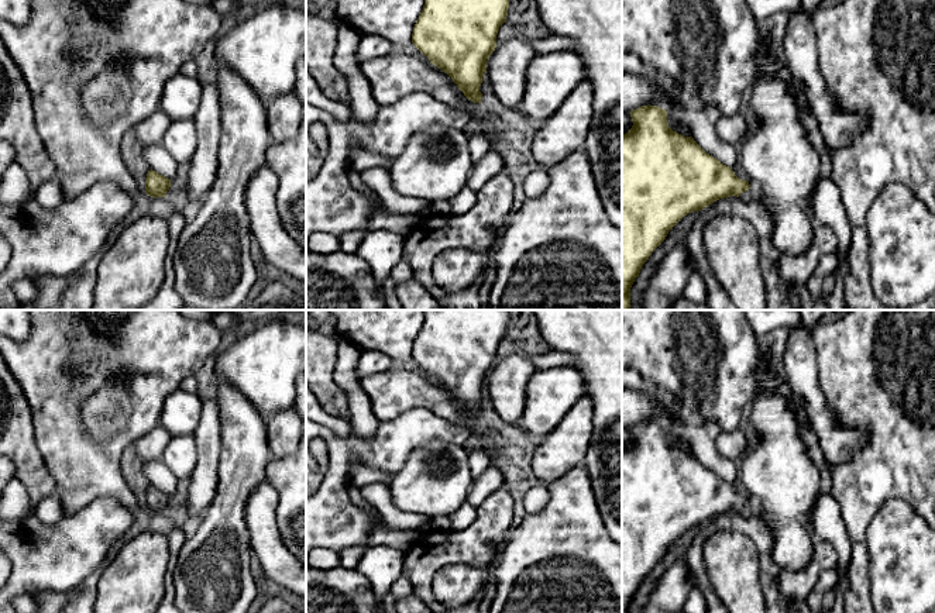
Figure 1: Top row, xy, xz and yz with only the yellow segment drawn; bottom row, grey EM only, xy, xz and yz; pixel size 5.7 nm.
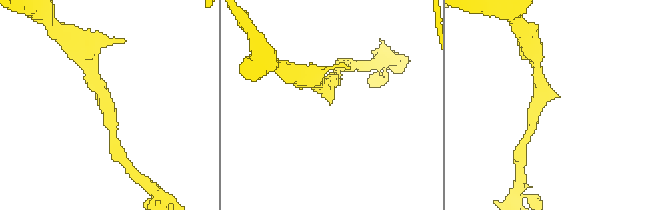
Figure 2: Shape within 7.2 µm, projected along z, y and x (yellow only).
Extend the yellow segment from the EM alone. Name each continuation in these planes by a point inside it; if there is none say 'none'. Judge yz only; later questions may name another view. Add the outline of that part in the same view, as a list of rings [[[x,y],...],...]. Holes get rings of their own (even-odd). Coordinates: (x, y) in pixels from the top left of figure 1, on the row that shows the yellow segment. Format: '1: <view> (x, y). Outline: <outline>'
1: yz (746, 196). Outline: [[[750,187],[749,190],[740,193],[739,199],[743,200],[745,203],[749,203],[753,200],[754,196],[756,196],[756,192],[754,189]]]

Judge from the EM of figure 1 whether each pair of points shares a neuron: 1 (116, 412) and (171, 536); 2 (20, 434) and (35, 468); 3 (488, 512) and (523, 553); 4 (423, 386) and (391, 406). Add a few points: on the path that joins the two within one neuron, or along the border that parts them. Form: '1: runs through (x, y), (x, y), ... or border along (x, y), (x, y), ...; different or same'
1: runs through (109, 444), (109, 481), (138, 510); same
2: runs through (20, 443), (20, 448), (27, 460); same
3: border along (512, 529), (504, 541); different
4: runs through (415, 391), (406, 391), (399, 398); same

